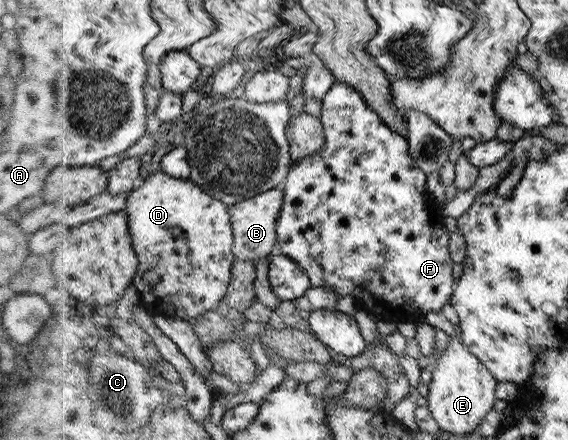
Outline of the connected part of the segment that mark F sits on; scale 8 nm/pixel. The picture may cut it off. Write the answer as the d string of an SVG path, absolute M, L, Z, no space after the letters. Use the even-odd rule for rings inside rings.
M335 82L321 100L321 122L324 124L326 145L316 153L296 161L292 165L291 173L287 178L284 190L286 192L286 204L284 212L278 221L279 250L296 259L306 269L306 274L312 280L313 287L333 289L340 297L352 296L362 311L370 312L376 320L388 320L388 322L408 323L420 320L421 313L440 312L442 306L451 304L453 296L454 276L452 276L452 253L449 250L449 236L444 225L444 210L440 208L438 200L432 198L432 194L426 190L426 173L417 166L416 160L409 151L409 139L397 131L394 131L380 115L371 108L354 89L346 83Z

